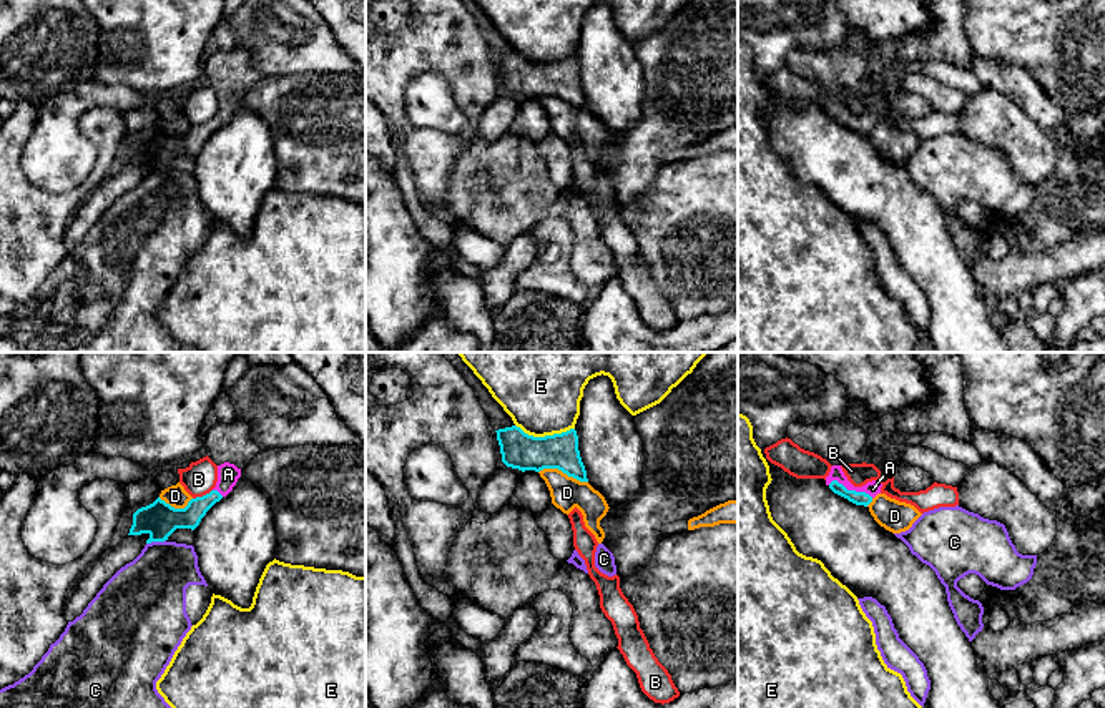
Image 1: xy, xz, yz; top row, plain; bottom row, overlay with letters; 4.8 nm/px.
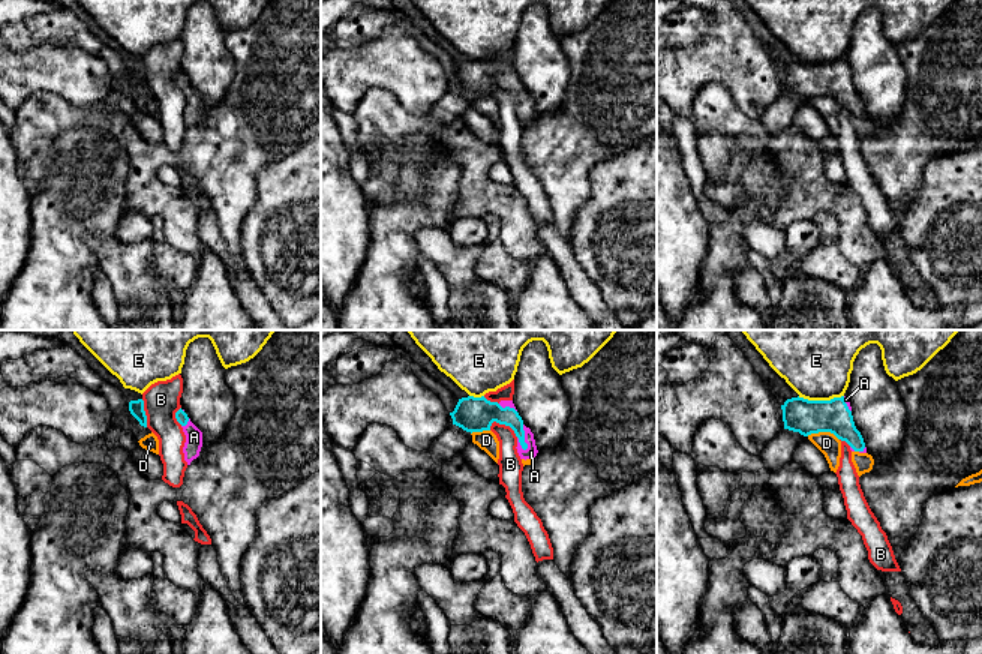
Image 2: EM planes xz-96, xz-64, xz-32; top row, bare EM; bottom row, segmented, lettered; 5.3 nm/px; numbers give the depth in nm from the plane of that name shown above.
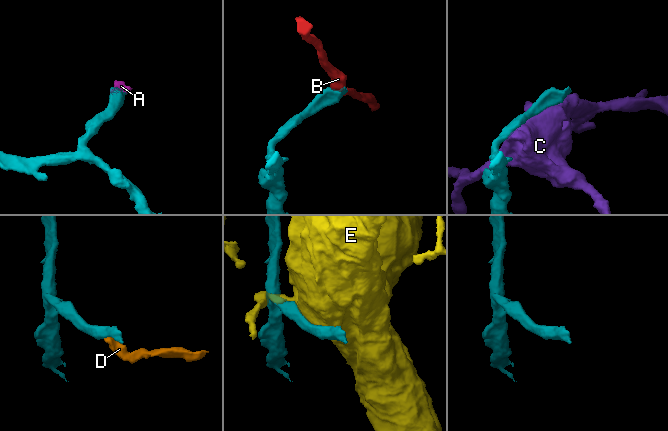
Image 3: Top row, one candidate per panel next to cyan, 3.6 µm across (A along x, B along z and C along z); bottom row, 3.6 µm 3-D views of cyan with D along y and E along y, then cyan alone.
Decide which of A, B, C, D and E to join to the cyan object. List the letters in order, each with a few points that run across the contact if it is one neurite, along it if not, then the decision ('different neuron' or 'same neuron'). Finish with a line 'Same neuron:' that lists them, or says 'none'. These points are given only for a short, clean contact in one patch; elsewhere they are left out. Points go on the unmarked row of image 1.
A: line yz (864, 127), (851, 118), (873, 117); same neuron
B: line xy (211, 117), (193, 127); different neuron
C: different neuron
D: line xz (539, 98), (560, 97), (587, 110); different neuron
E: different neuron
Same neuron: A

